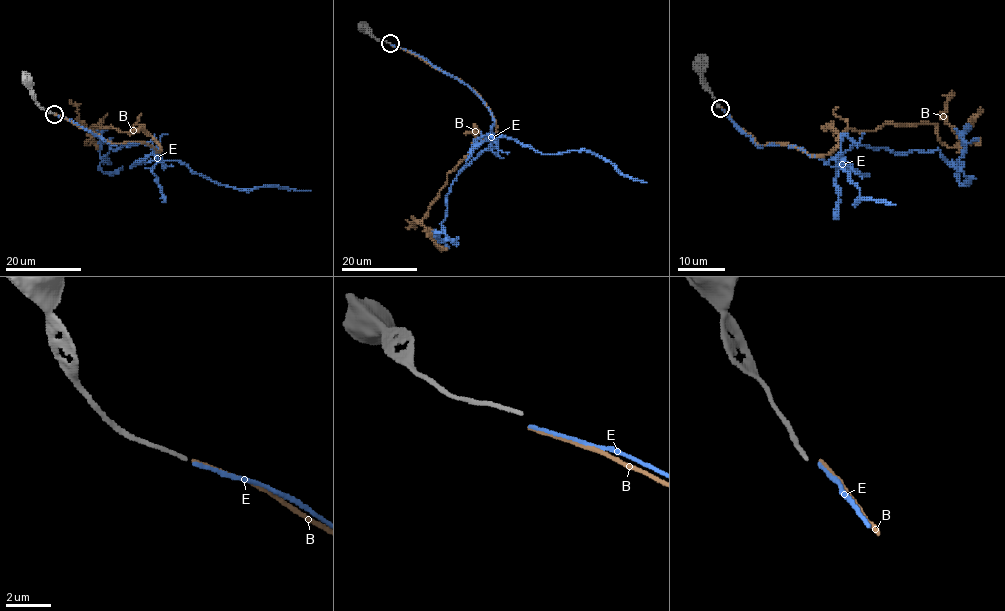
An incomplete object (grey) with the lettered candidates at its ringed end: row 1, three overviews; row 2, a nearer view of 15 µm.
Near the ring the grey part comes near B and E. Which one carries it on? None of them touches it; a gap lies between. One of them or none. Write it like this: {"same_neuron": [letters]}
{"same_neuron": ["E"]}

